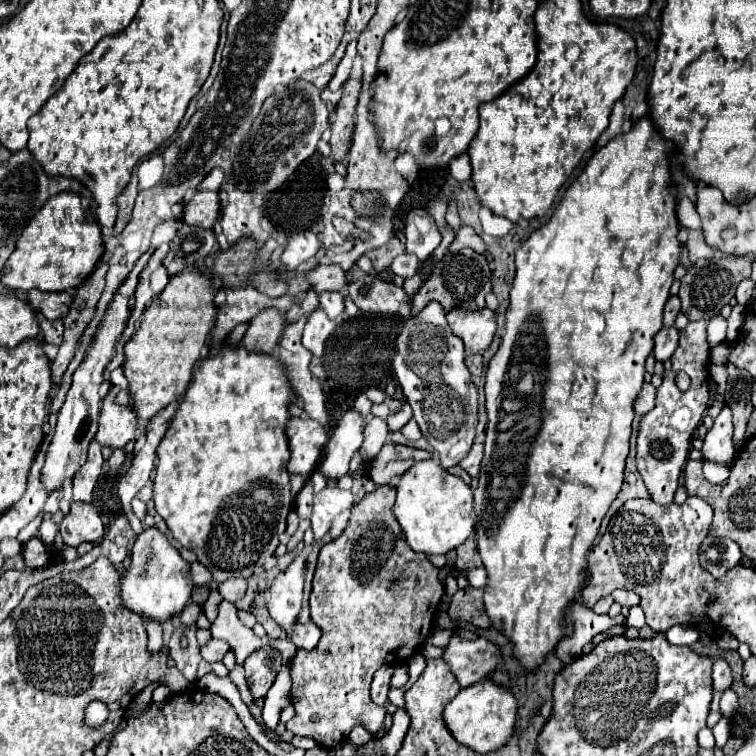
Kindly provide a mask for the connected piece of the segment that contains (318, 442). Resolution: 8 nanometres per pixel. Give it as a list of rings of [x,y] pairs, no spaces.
[[[290,418],[286,434],[292,452],[288,462],[288,472],[308,478],[320,464],[324,446],[328,442],[328,432],[318,420]]]

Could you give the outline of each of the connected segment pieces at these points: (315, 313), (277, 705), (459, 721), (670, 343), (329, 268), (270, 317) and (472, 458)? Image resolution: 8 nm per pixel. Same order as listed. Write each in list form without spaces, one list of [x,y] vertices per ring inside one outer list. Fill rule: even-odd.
[[[316,308],[308,316],[308,322],[306,322],[306,328],[304,328],[304,336],[302,336],[302,344],[314,356],[322,356],[324,348],[326,348],[326,340],[334,332],[334,328],[336,328],[336,322],[330,320],[326,316],[326,312],[322,312],[322,308]]]
[[[282,666],[274,686],[268,690],[264,698],[264,708],[262,708],[262,718],[268,728],[274,728],[280,720],[280,712],[290,704],[290,670],[288,666]]]
[[[482,680],[468,688],[462,688],[456,694],[456,698],[450,704],[446,704],[444,722],[460,744],[466,744],[478,754],[488,754],[508,744],[516,730],[516,714],[518,702],[514,694],[508,688],[494,684],[492,680]]]
[[[662,328],[656,336],[654,336],[654,356],[656,360],[664,362],[672,356],[672,352],[678,346],[678,328]]]
[[[326,264],[310,270],[306,274],[306,280],[318,294],[326,290],[344,290],[348,286],[348,274],[342,272],[342,268],[338,268],[336,264]]]
[[[264,308],[246,330],[242,344],[248,350],[258,350],[266,354],[276,354],[276,344],[286,326],[284,312],[278,308]]]
[[[474,442],[474,446],[472,446],[470,454],[460,462],[460,466],[462,466],[462,468],[464,468],[472,478],[476,478],[476,476],[478,476],[478,472],[480,472],[482,456],[484,456],[484,444]]]

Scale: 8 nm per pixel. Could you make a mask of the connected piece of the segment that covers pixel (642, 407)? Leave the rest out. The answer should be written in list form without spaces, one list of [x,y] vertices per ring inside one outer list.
[[[644,384],[642,392],[638,394],[636,402],[634,402],[634,410],[636,414],[646,414],[648,410],[652,410],[656,404],[656,388],[652,384]]]

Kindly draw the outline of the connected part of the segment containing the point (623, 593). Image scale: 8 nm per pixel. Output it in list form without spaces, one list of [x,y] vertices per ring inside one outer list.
[[[614,590],[612,592],[612,598],[614,598],[614,602],[618,602],[620,606],[638,606],[640,604],[640,600],[638,600],[638,594],[636,592],[630,592],[630,590]]]

